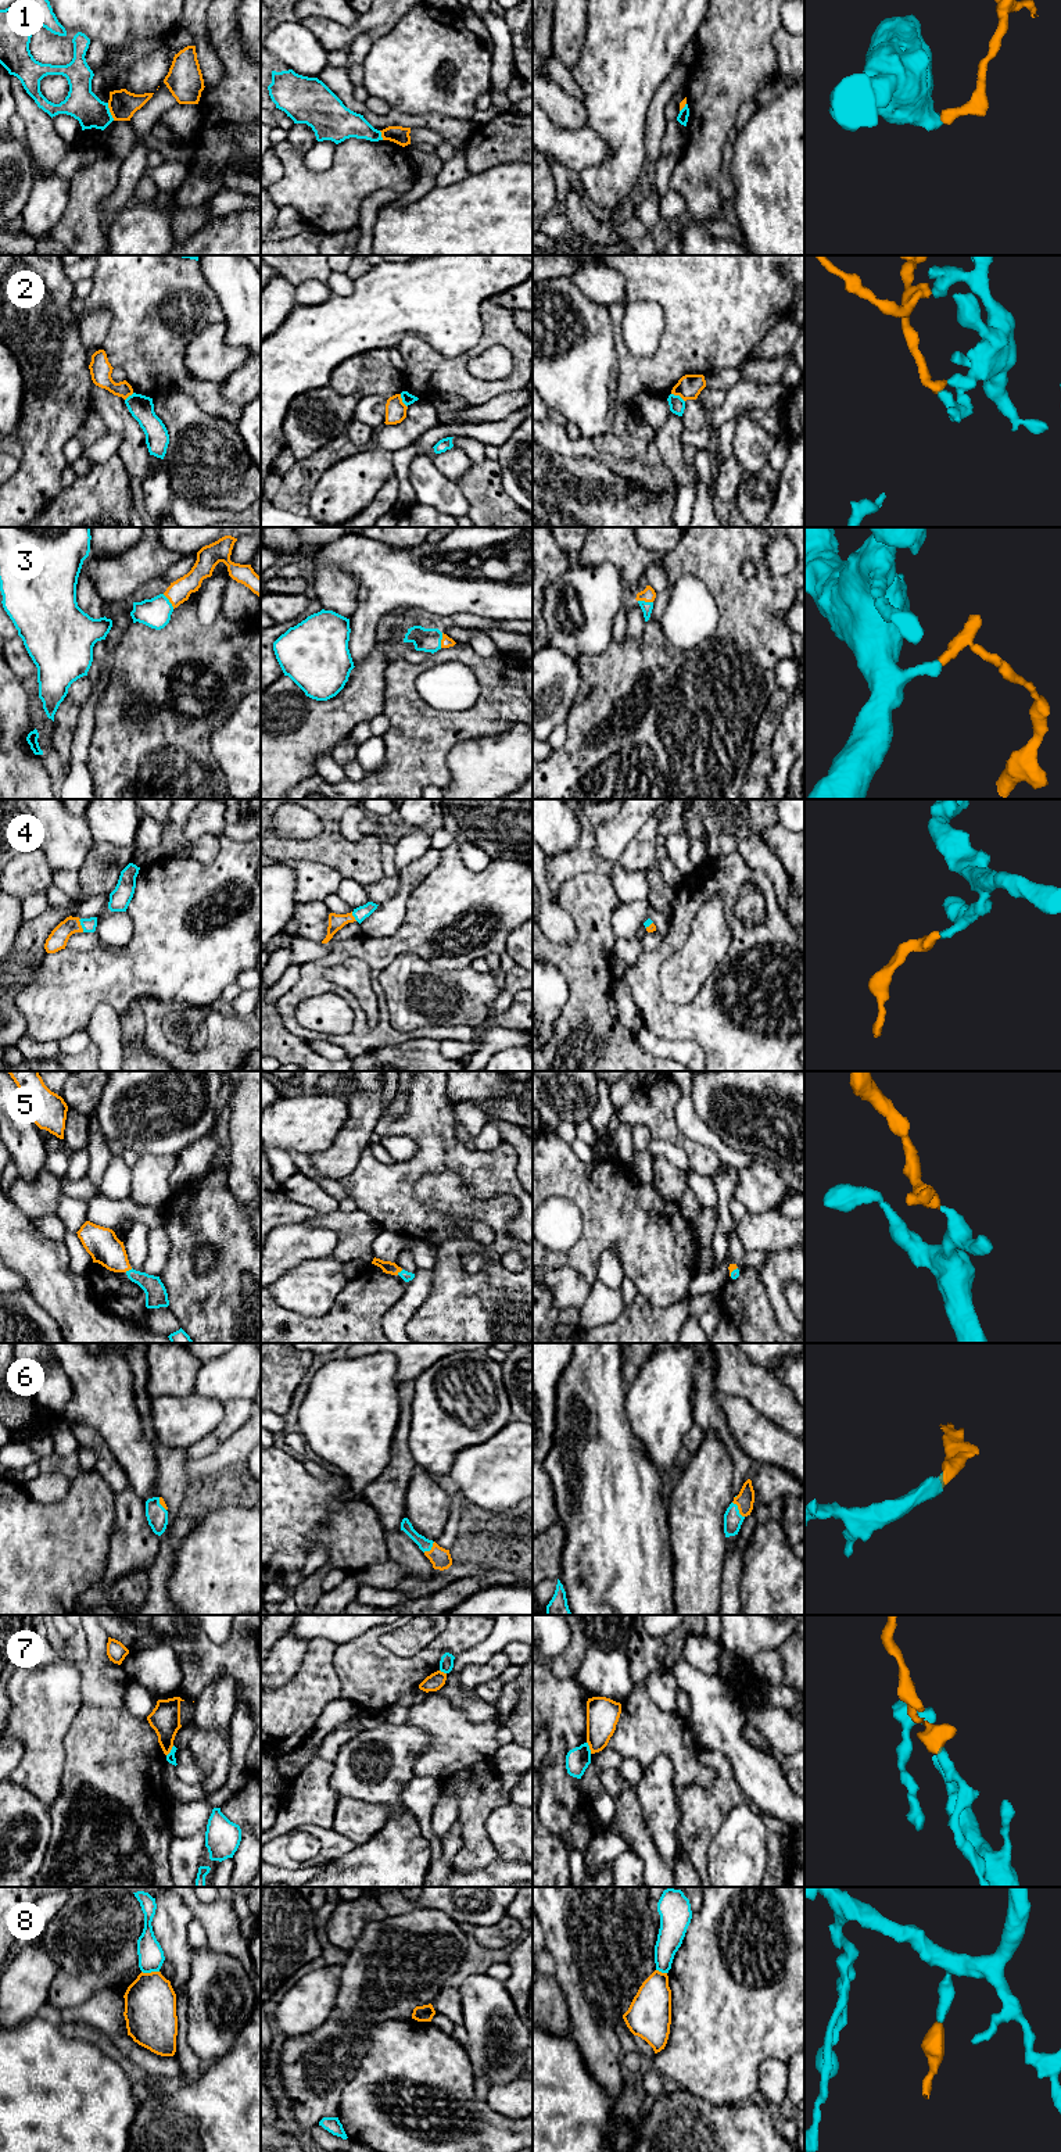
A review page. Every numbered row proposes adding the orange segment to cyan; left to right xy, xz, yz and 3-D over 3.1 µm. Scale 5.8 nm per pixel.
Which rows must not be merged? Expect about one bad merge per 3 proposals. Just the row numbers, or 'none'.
1, 2, 7, 8

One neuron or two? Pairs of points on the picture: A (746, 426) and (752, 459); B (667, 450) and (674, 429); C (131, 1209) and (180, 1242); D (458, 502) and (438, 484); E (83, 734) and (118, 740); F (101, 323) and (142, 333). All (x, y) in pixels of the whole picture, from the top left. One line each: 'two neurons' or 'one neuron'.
A: one neuron
B: one neuron
C: two neurons
D: one neuron
E: two neurons
F: two neurons

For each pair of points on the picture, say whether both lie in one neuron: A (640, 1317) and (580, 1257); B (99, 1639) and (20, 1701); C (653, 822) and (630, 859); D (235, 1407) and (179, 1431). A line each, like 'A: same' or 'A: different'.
A: different
B: different
C: same
D: different

